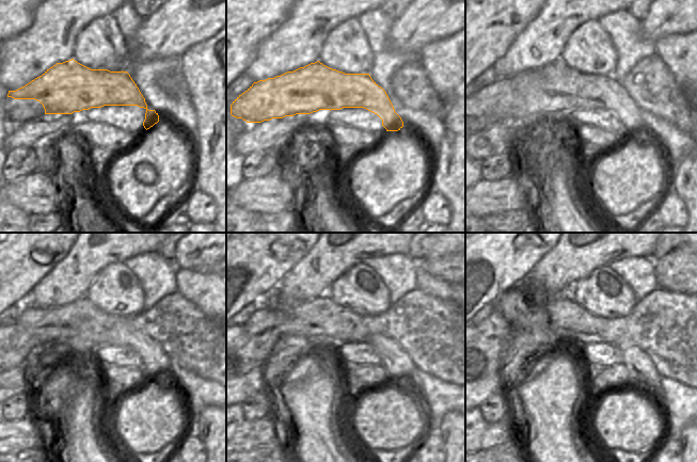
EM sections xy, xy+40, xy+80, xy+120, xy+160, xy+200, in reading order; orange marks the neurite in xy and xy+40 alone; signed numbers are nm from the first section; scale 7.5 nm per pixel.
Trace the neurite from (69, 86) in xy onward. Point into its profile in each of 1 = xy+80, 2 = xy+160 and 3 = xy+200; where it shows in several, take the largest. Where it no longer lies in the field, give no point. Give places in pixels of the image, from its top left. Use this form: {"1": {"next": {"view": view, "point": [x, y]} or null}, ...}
{"1": {"next": {"view": "xy+80", "point": [540, 94]}}, "2": {"next": {"view": "xy+160", "point": [399, 365]}}, "3": {"next": {"view": "xy+200", "point": [642, 369]}}}

